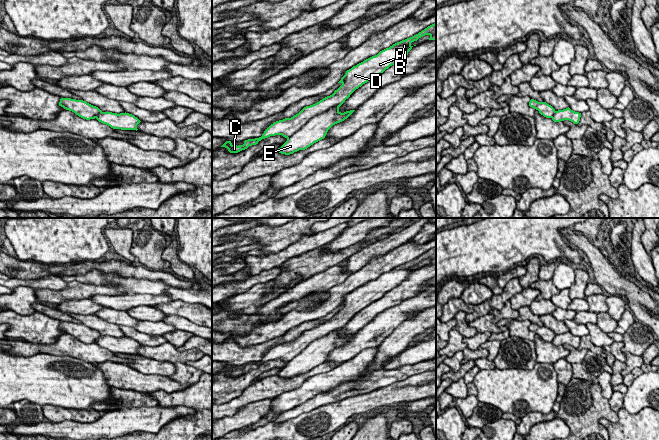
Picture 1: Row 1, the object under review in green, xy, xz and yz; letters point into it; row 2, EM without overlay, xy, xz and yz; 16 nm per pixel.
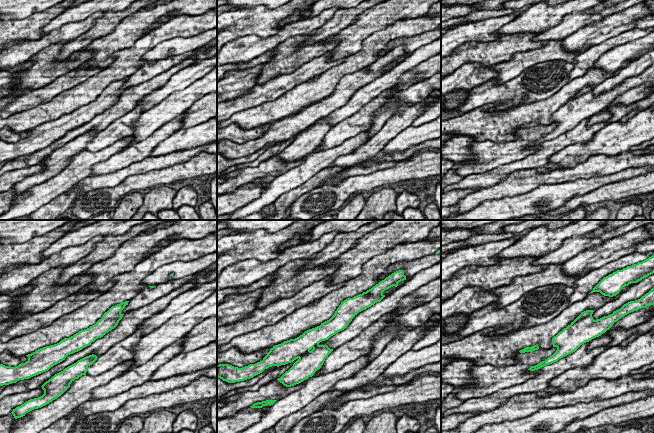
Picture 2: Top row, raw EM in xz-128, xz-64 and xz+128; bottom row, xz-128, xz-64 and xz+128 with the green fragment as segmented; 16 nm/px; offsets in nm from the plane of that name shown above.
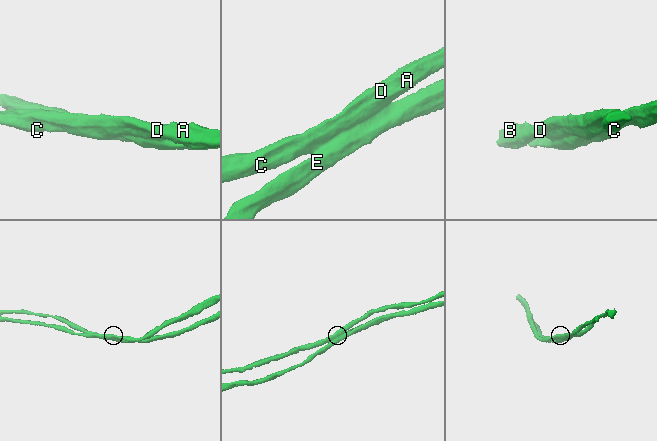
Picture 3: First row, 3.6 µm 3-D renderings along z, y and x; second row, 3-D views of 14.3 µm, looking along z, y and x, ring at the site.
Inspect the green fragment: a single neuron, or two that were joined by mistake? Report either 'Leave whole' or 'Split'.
Split

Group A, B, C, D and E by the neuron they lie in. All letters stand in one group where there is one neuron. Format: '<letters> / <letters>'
A B C D / E

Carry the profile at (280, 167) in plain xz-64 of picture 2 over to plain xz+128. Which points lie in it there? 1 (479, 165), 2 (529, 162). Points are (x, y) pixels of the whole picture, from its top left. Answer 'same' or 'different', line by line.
1: different
2: same

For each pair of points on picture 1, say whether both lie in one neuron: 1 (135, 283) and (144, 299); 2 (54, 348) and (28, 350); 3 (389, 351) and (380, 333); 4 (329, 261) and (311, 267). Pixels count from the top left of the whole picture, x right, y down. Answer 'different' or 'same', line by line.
1: different
2: same
3: different
4: same

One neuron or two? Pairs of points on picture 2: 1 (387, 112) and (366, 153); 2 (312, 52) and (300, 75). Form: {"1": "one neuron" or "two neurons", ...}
{"1": "two neurons", "2": "two neurons"}

